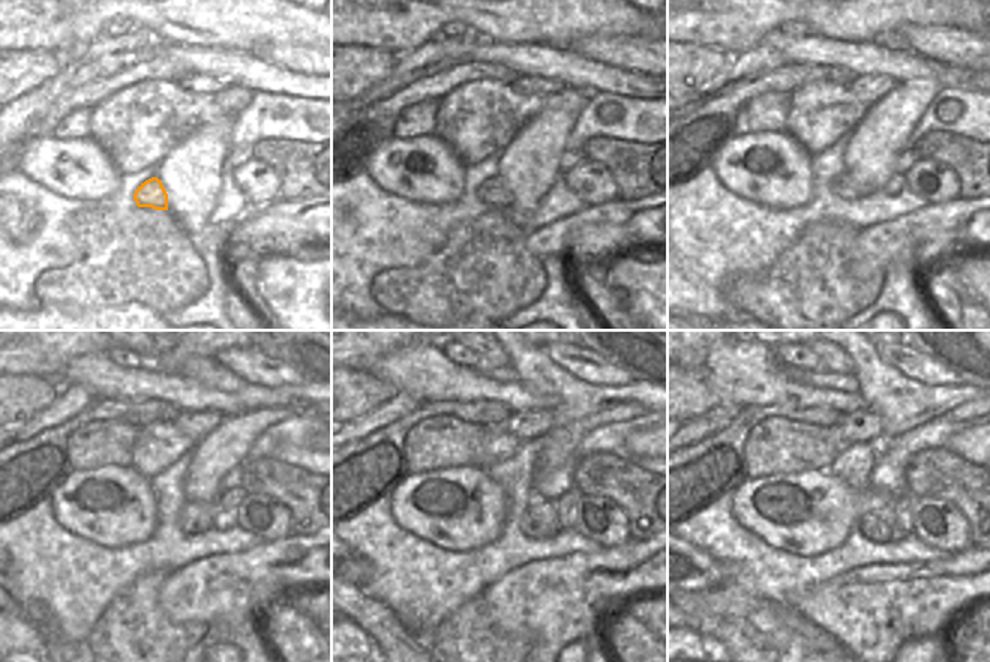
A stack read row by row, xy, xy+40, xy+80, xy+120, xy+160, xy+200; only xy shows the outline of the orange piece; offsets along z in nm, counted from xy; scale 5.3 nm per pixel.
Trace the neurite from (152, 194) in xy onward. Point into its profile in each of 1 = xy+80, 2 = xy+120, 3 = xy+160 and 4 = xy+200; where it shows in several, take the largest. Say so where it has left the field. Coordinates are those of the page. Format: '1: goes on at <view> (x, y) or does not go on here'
1: goes on at xy+80 (845, 186)
2: goes on at xy+120 (195, 517)
3: goes on at xy+160 (540, 518)
4: goes on at xy+200 (878, 526)

